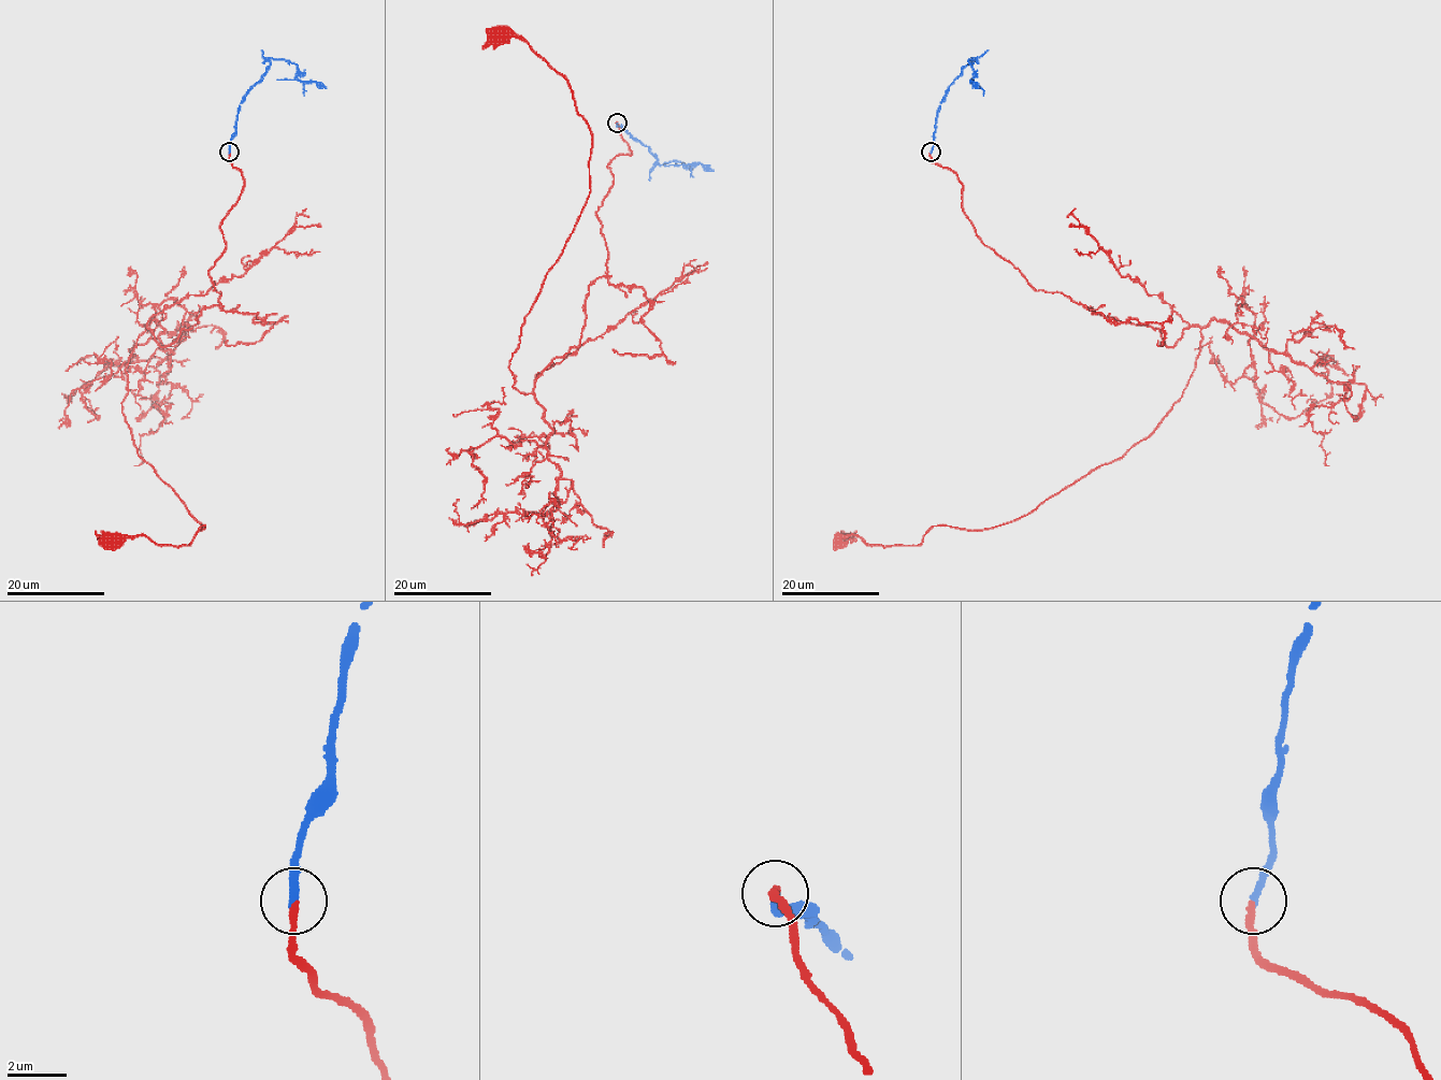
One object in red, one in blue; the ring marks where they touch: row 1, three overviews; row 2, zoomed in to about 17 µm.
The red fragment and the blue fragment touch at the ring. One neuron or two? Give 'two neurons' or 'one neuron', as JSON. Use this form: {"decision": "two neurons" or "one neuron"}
{"decision": "one neuron"}

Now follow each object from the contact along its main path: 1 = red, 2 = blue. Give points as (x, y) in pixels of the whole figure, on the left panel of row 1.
1: (229, 152), (220, 303), (164, 346), (146, 327), (121, 402), (204, 526), (188, 545), (114, 540)
2: (229, 152), (240, 103), (268, 69), (271, 58), (289, 60), (297, 66), (299, 80), (315, 81), (326, 88)

